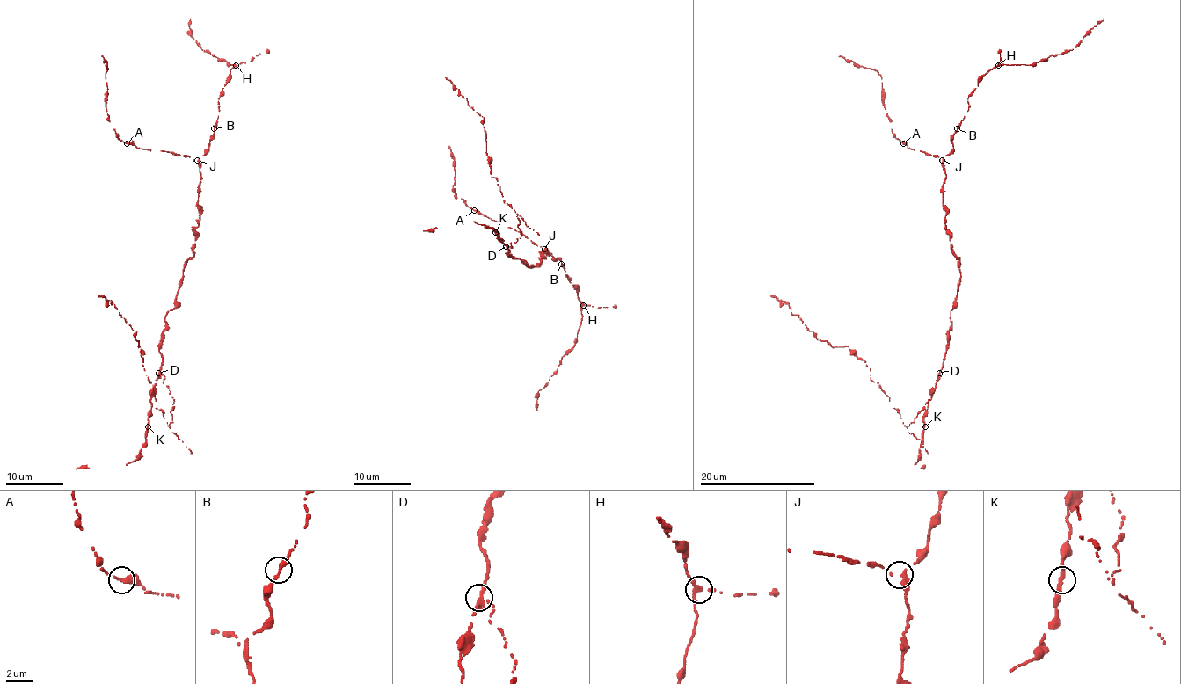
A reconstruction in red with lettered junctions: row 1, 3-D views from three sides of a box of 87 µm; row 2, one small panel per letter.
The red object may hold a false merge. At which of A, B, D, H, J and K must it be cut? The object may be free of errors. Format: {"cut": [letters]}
{"cut": ["D"]}

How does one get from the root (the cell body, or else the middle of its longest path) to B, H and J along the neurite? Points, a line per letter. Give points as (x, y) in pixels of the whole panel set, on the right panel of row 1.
B: (957, 289), (959, 259), (949, 241), (942, 202), (944, 157), (953, 147), (957, 128)
H: (957, 289), (960, 271), (944, 225), (944, 157), (953, 147), (952, 135), (968, 112), (968, 96), (998, 65)
J: (957, 289), (960, 271), (944, 225), (942, 185), (946, 175), (942, 160)

